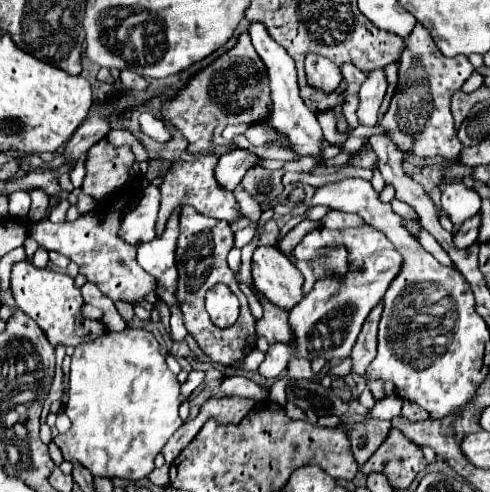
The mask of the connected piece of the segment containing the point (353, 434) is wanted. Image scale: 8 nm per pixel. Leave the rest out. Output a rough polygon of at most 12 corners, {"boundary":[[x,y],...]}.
{"boundary":[[367,418],[347,434],[359,466],[383,444],[391,422]]}

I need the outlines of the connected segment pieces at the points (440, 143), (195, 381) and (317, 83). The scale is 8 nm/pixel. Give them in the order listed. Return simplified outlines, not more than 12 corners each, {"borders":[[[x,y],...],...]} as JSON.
{"borders":[[[421,24],[381,120],[421,158],[457,158],[451,96],[473,74]],[[193,370],[181,386],[183,396],[191,394],[201,382],[203,372]],[[307,54],[309,86],[335,92],[343,80],[329,58]]]}

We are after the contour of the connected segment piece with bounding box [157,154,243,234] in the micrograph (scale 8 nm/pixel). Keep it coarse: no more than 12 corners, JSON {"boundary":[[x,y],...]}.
{"boundary":[[219,156],[177,160],[159,186],[157,234],[189,204],[229,224],[243,218],[215,182]]}

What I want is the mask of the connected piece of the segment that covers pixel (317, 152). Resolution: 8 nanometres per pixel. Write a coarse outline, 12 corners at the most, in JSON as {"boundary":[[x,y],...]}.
{"boundary":[[263,24],[249,36],[271,90],[271,126],[325,164],[317,114],[299,96],[293,58]]}

